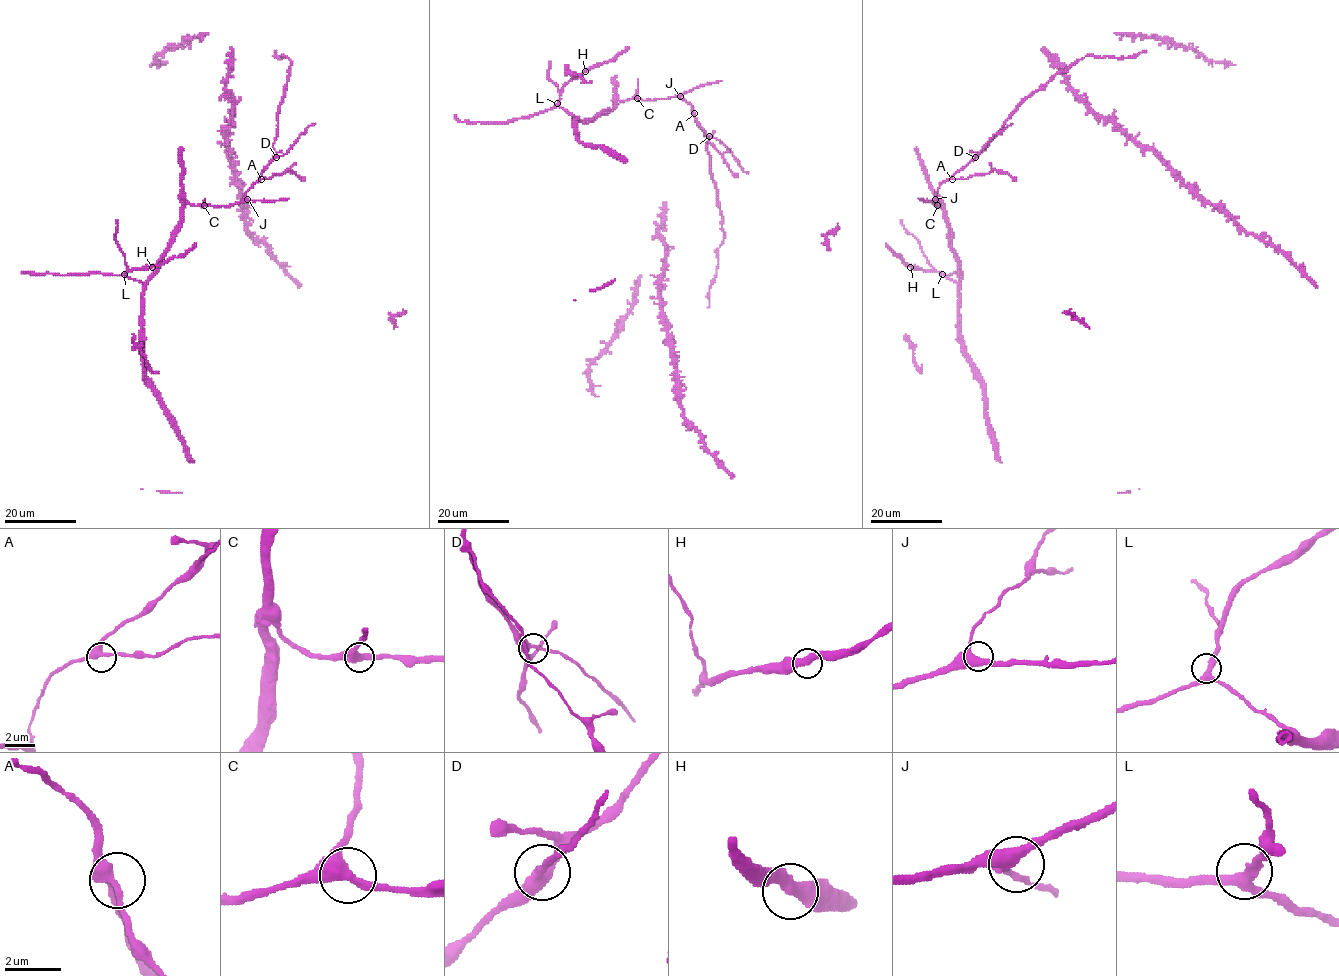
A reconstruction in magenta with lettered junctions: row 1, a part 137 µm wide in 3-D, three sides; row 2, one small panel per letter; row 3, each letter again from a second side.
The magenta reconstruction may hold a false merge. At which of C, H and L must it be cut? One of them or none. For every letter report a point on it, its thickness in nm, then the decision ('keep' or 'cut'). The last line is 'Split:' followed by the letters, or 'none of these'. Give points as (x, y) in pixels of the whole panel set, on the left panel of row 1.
C: at (204, 205); 400 nm thick; keep
H: at (152, 267); 420 nm thick; keep
L: at (124, 274); 320 nm thick; keep
Split: none of these

